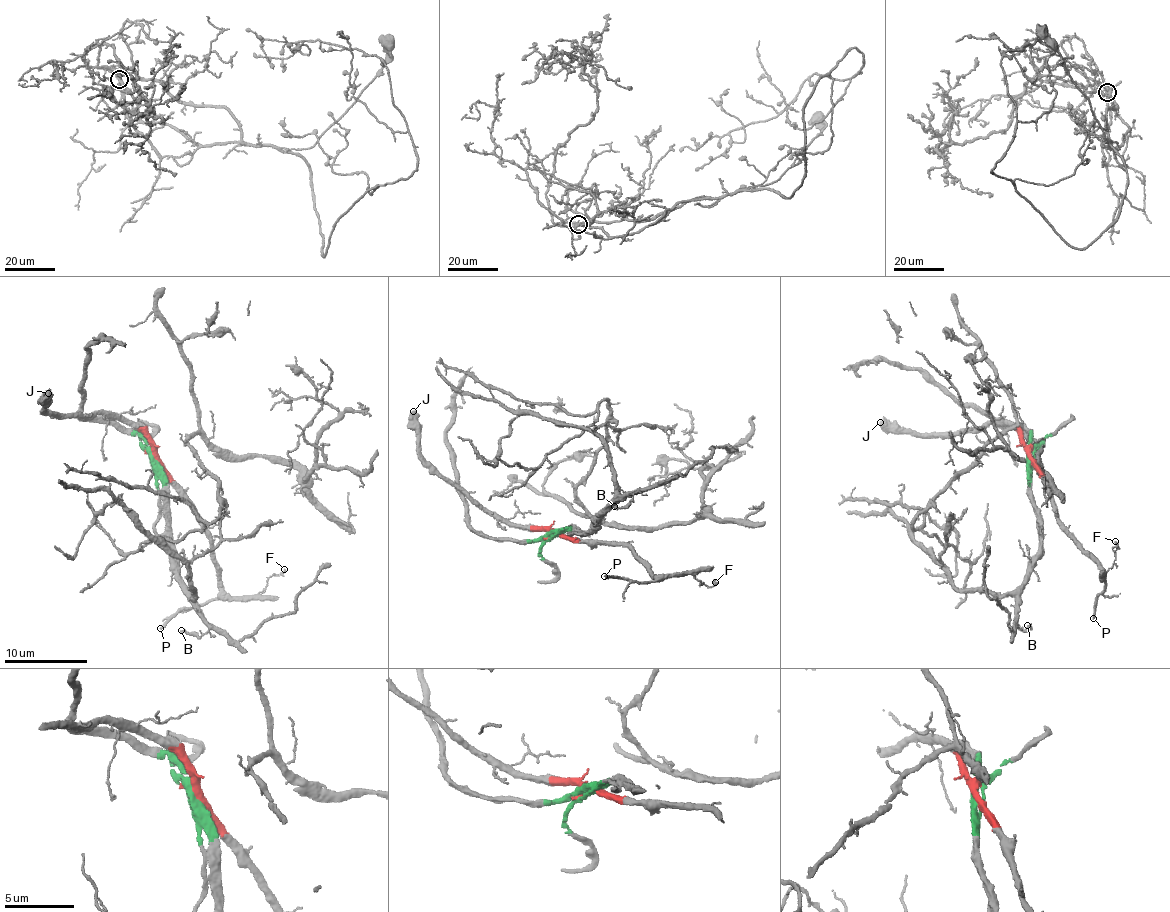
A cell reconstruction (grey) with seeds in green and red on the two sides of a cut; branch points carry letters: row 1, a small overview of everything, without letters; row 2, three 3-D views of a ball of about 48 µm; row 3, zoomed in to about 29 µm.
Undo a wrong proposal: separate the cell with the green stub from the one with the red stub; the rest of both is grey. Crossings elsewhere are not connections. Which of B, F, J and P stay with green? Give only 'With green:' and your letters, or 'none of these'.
With green: B

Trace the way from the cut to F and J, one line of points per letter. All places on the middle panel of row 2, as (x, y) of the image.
F: (552, 534), (622, 543), (633, 550), (648, 569), (663, 576), (694, 574), (701, 585), (712, 586), (715, 583)
J: (552, 534), (494, 518), (448, 484), (420, 452), (420, 426), (413, 411)

